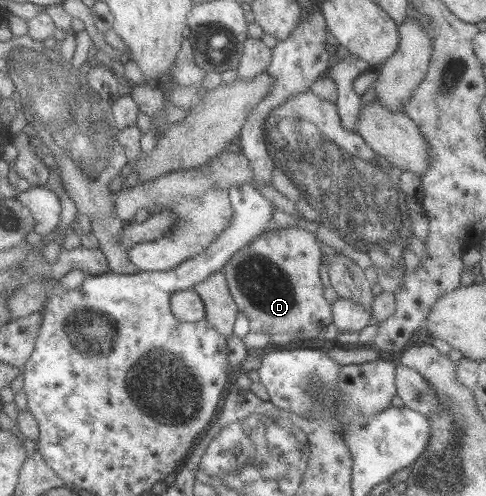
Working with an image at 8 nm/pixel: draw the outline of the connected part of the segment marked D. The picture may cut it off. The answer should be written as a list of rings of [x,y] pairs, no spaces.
[[[285,228],[282,231],[269,231],[251,239],[245,247],[231,255],[220,268],[227,288],[237,311],[248,321],[248,332],[265,334],[292,334],[301,339],[315,338],[332,321],[329,302],[323,298],[323,289],[317,268],[321,264],[319,242],[306,229]]]

